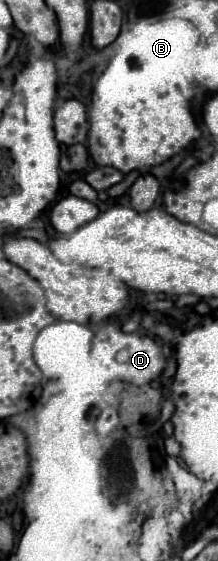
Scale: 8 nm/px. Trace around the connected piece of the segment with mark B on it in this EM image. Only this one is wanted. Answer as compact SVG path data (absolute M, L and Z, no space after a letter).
M165 17L161 21L155 21L153 25L137 27L137 35L133 33L127 41L123 41L117 47L117 51L115 51L113 59L109 61L107 69L103 71L103 75L95 83L91 109L89 109L87 147L89 147L89 153L91 153L91 157L97 165L115 167L121 173L129 173L129 171L135 171L135 169L141 169L141 167L155 167L155 165L161 165L163 161L167 161L169 157L173 157L175 153L179 153L187 143L191 143L193 139L197 139L201 135L201 131L195 123L195 117L191 113L191 105L193 105L193 97L191 97L191 51L197 47L197 43L199 43L199 33L197 33L197 27L191 21L185 21L185 19L179 19L179 17Z

